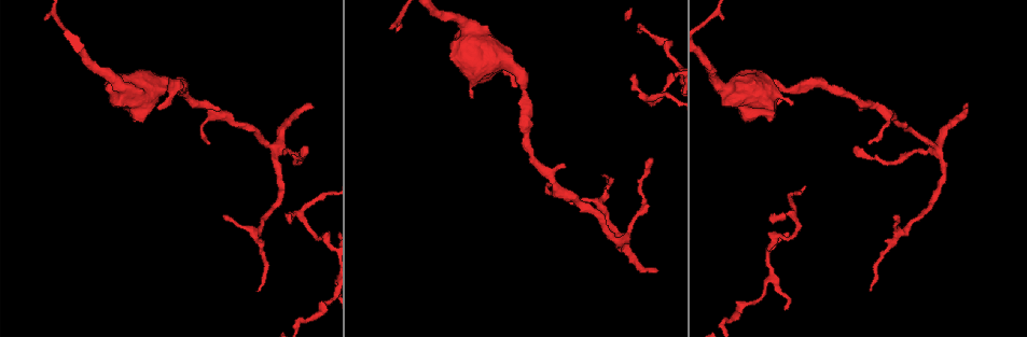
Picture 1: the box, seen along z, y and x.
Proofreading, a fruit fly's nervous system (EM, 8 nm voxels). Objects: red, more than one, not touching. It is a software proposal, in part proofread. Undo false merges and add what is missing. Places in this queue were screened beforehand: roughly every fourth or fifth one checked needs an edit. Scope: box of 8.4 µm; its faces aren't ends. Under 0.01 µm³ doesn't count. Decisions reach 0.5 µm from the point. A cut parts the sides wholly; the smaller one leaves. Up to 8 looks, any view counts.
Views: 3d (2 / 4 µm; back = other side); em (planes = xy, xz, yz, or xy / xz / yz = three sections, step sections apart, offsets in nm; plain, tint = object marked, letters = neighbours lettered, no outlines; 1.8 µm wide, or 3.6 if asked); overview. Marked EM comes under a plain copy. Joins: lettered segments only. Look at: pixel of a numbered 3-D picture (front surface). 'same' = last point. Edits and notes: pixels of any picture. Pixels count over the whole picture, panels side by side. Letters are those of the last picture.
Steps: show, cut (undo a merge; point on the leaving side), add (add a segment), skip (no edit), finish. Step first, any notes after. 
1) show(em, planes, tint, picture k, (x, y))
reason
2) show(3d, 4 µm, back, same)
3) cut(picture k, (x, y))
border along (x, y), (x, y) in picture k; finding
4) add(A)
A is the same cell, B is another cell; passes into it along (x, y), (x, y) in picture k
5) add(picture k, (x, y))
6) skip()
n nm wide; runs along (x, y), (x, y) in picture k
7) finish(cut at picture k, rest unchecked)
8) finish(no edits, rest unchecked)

show(em, planes, letters, picture 1, (289, 223))
branch stops here

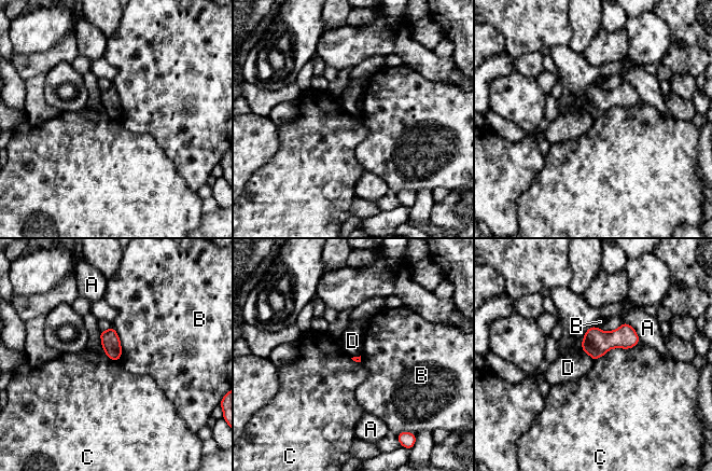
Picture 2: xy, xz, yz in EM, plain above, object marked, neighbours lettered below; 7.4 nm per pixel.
skip()
A, B, C and D are other cells; none of them fits

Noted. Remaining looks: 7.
show(em, planes, letters, picture 1, (968, 105))
thin end

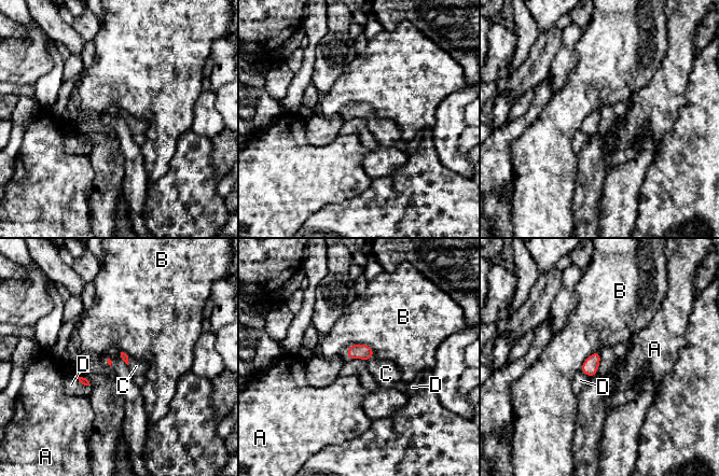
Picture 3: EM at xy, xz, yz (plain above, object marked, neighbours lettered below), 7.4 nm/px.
add(C)
B touches over 200 nm; C is the same cell, A, B and D are other cells; passes into it along (356, 351), (370, 358), (386, 374) in picture 3; it goes on there

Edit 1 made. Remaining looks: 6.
show(3d, 4 µm, picture 1, (793, 102))
an open end

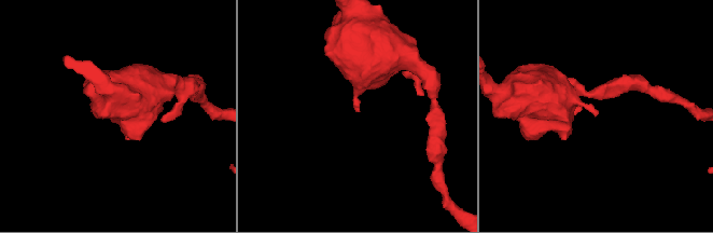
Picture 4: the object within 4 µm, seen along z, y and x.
show(em, planes, letters, picture 4, (595, 109))
now the EM

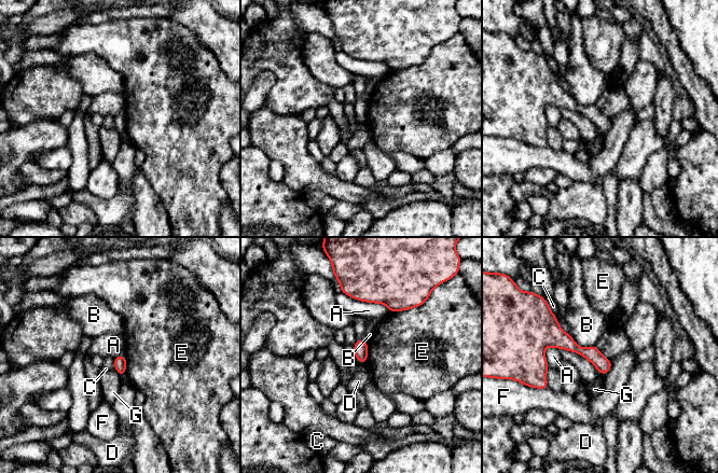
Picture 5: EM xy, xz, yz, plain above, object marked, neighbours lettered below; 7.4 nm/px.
skip()
A, B, C, D, E, F and G are other cells; border along (341, 291), (383, 303), (390, 311) in picture 5; no lettered segment goes on from it

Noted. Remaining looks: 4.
finish(add at picture 3, rest unchecked)

